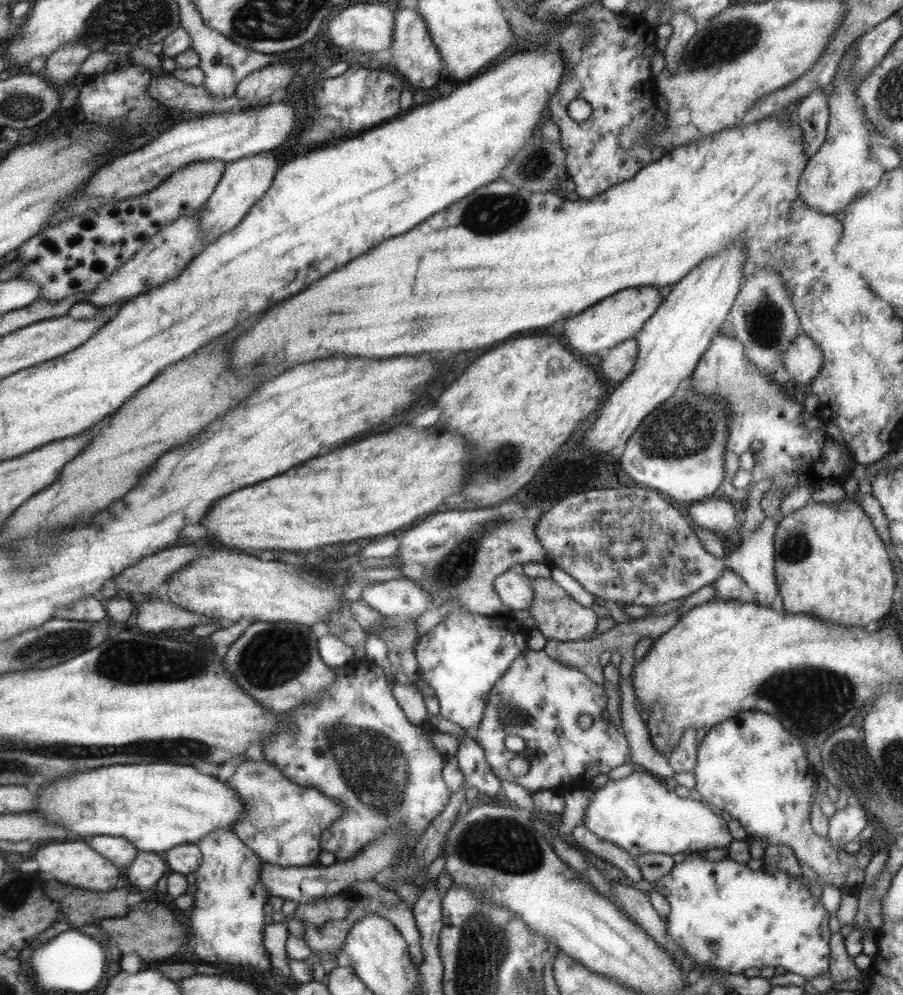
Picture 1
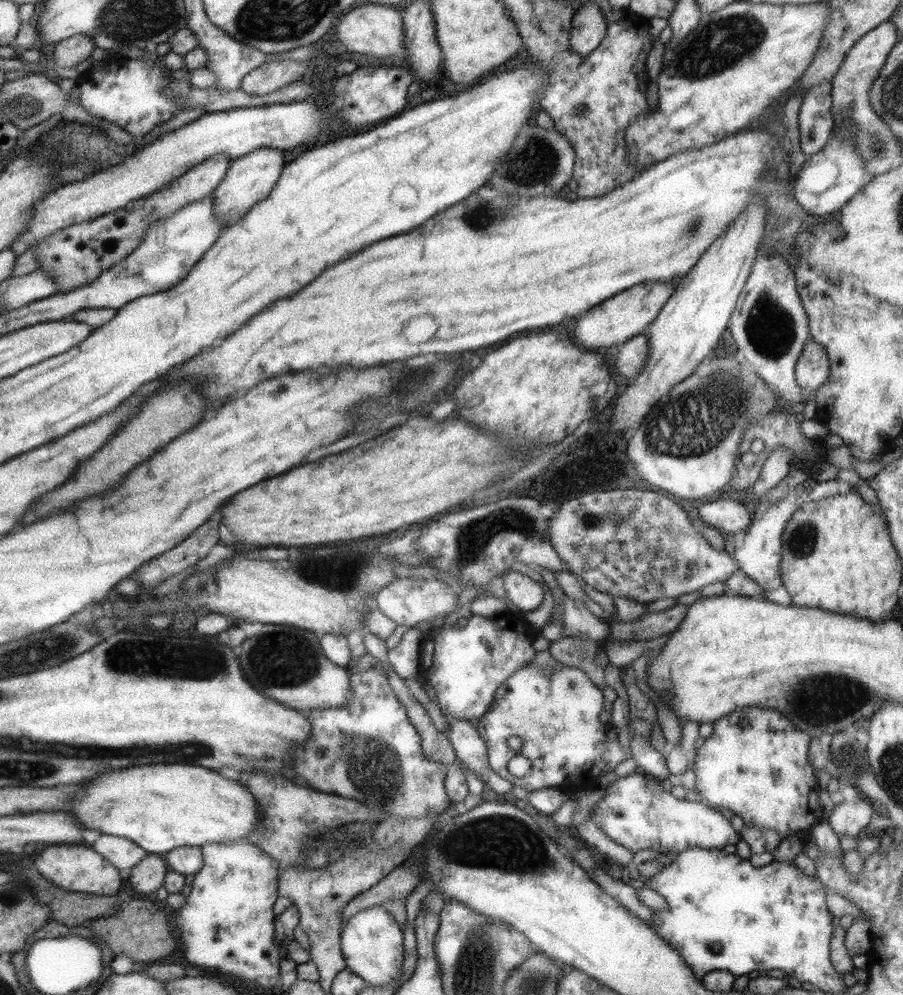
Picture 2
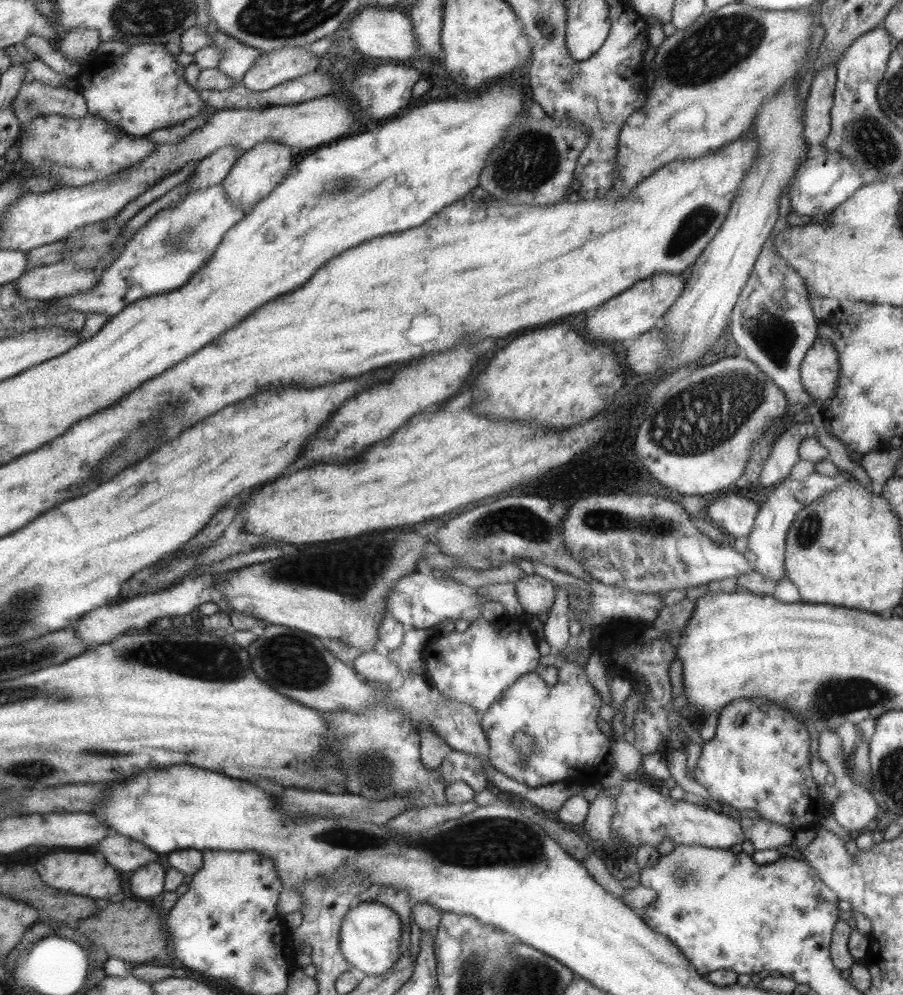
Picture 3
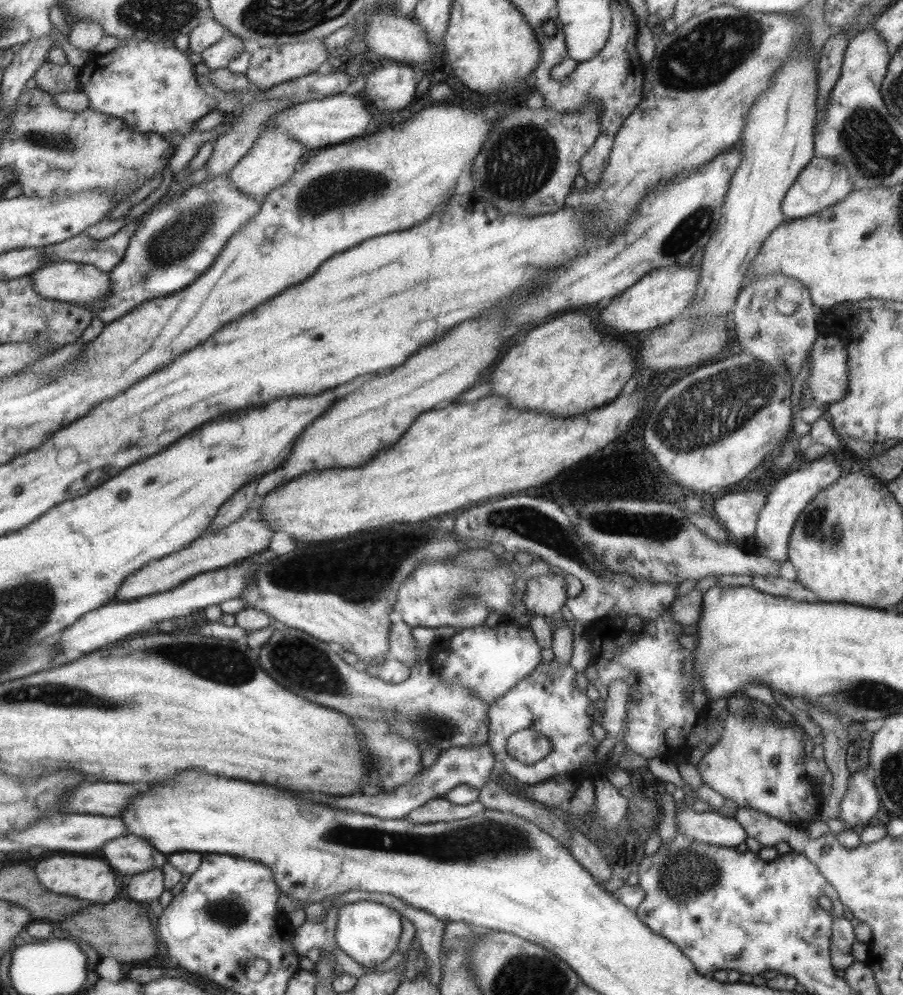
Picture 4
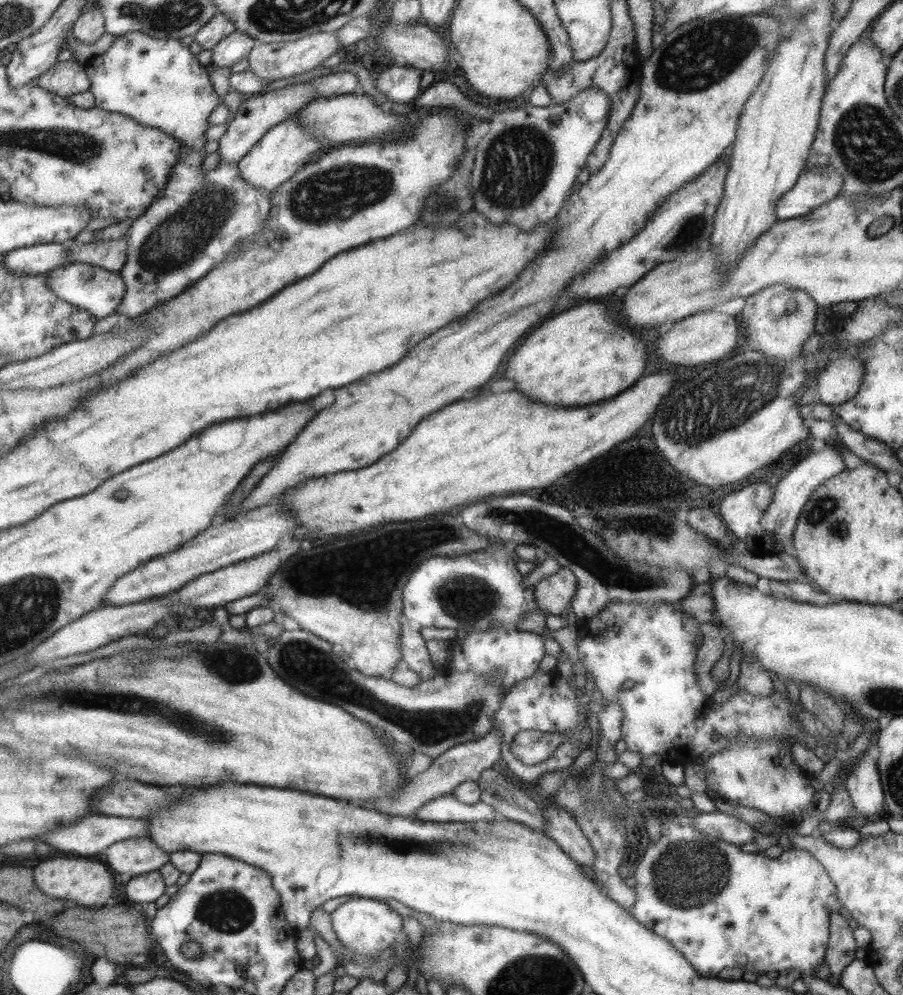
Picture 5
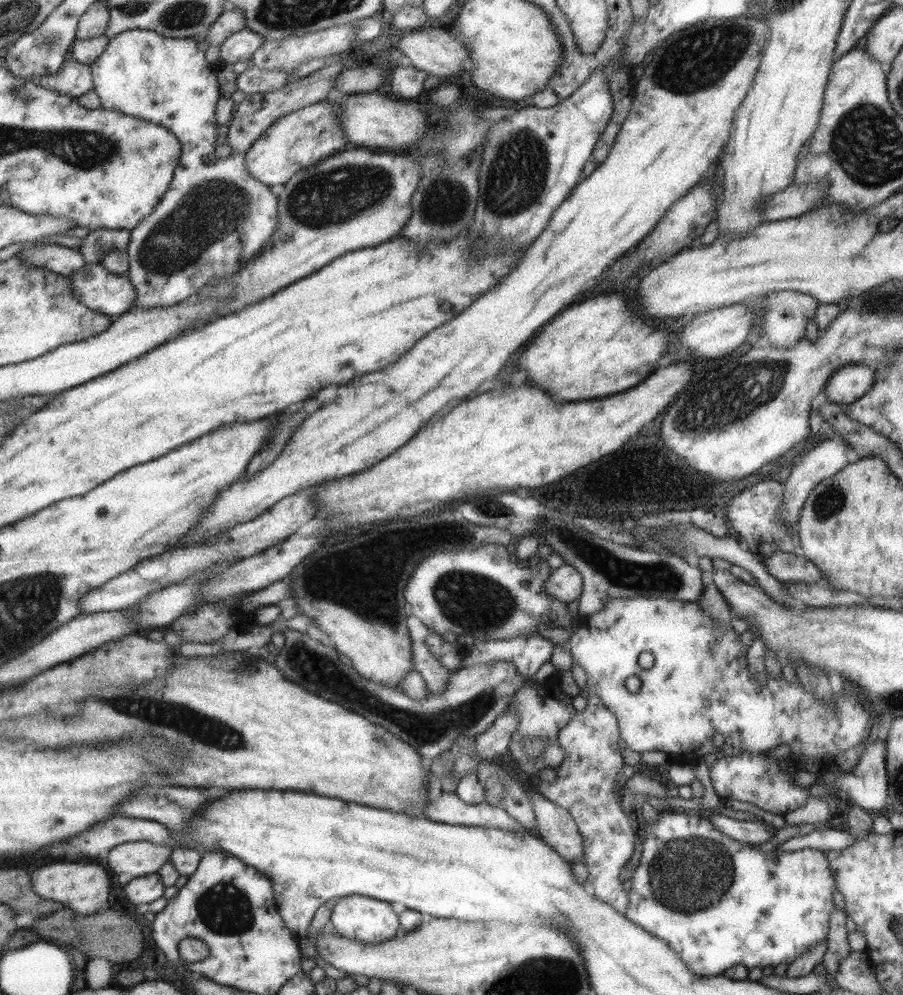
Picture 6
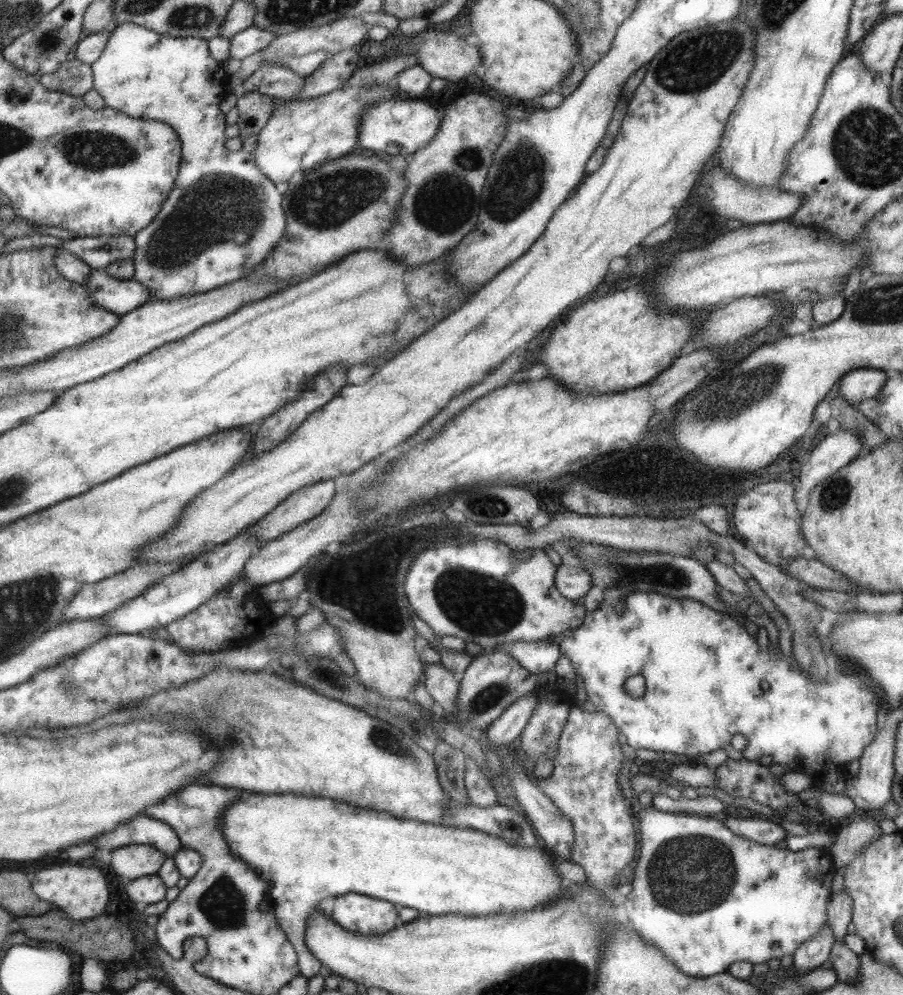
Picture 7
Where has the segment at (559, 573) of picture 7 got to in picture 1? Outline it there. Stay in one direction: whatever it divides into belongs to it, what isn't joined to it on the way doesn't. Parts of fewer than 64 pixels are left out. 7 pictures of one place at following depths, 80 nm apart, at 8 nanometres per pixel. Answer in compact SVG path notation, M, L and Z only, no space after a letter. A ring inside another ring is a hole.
M507 569L503 574L495 577L492 587L499 597L499 601L509 608L509 612L529 608L533 600L531 578L512 569Z

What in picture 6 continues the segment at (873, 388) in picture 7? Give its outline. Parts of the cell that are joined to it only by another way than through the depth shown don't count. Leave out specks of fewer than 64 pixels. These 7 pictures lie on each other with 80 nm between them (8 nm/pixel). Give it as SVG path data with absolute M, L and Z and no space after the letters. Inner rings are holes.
M849 363L840 366L837 370L833 371L833 374L826 378L822 392L827 397L826 401L831 403L837 403L839 406L851 404L855 402L860 396L871 386L874 379L875 369L862 364Z

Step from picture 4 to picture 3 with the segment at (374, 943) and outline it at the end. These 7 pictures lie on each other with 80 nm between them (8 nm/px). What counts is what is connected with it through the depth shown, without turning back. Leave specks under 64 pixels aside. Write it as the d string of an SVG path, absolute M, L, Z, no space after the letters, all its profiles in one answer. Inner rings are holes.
M359 901L342 918L339 933L339 946L349 968L360 970L367 976L386 973L400 957L399 934L401 923L394 910L378 902Z

